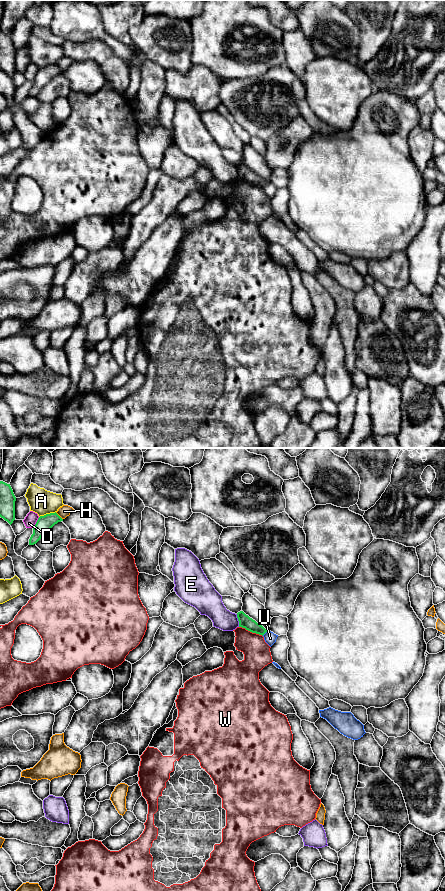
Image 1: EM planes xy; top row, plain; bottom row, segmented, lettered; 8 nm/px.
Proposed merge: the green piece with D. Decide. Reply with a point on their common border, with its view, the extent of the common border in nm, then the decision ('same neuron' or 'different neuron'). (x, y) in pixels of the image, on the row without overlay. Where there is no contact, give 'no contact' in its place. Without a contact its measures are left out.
xy (36, 74) | 110 nm | different neuron

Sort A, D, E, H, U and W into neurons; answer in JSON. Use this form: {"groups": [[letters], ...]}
{"groups": [["A"], ["D"], ["E"], ["H"], ["U"], ["W"]]}

